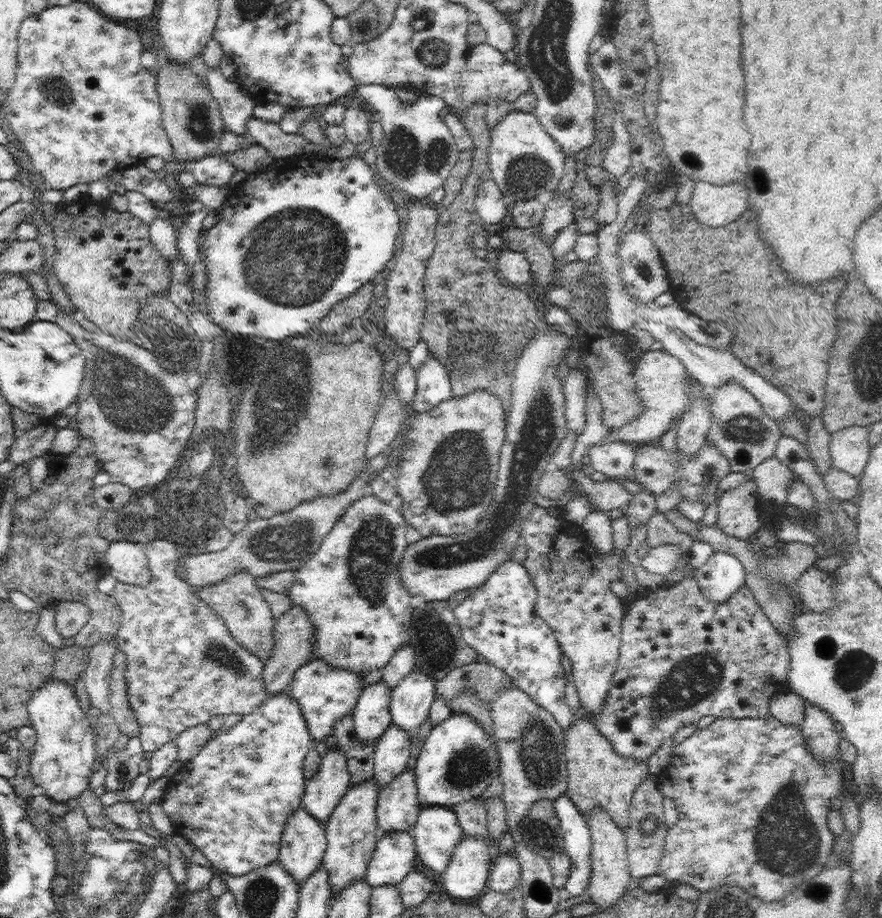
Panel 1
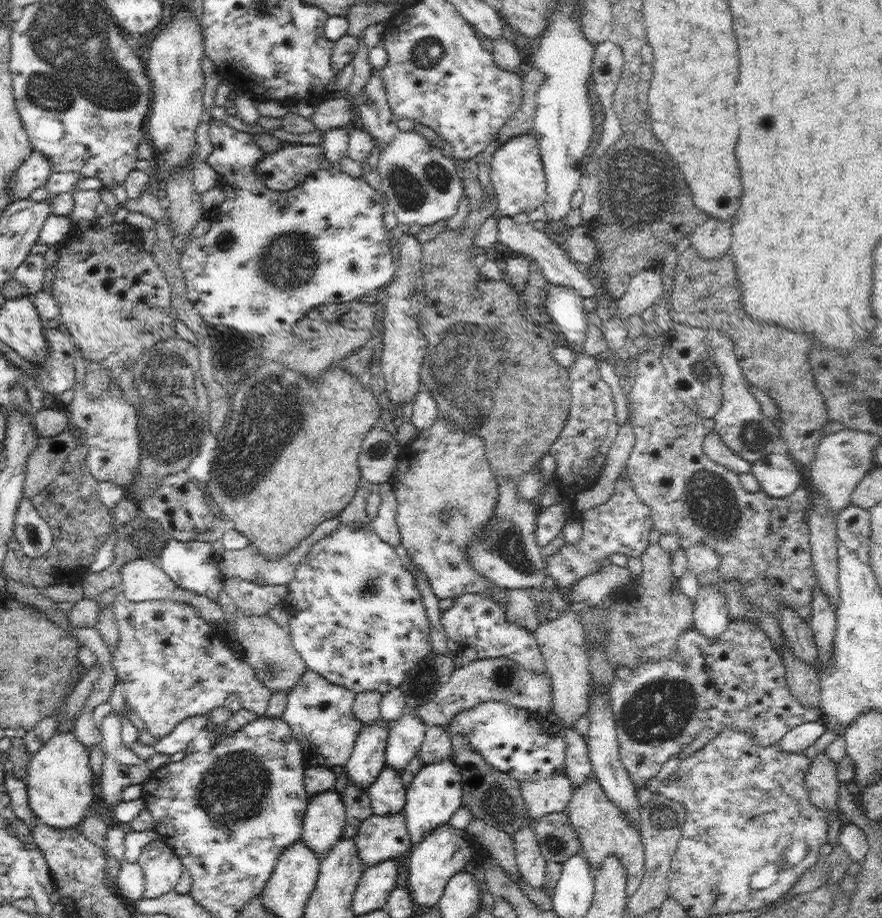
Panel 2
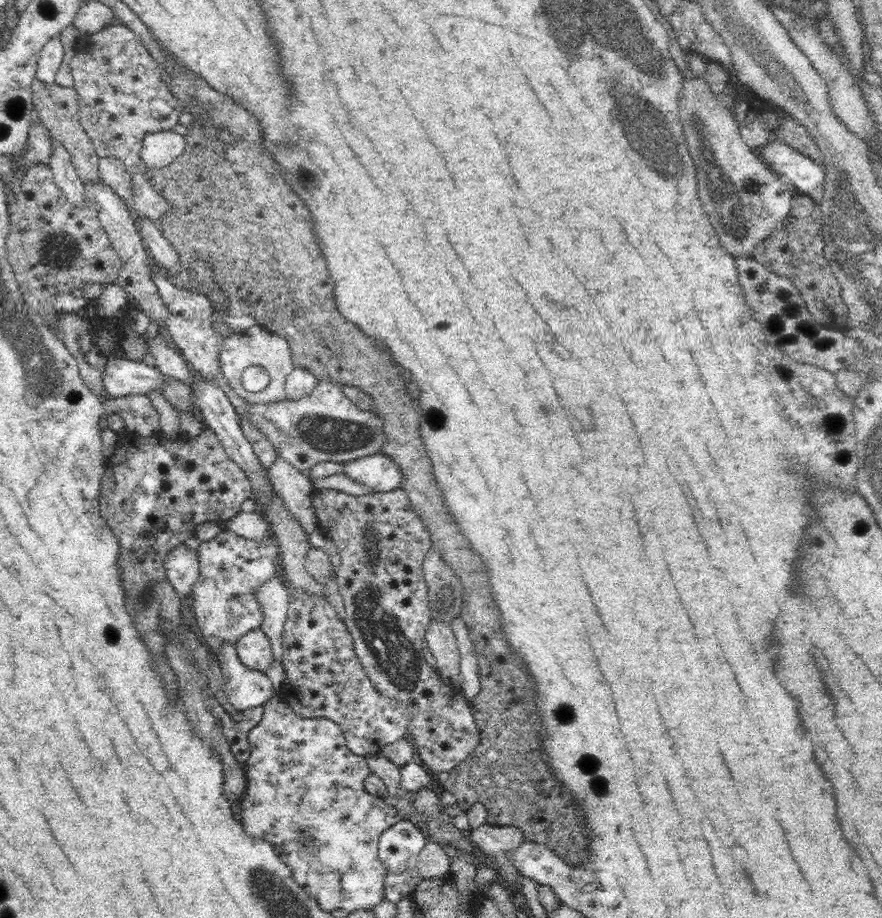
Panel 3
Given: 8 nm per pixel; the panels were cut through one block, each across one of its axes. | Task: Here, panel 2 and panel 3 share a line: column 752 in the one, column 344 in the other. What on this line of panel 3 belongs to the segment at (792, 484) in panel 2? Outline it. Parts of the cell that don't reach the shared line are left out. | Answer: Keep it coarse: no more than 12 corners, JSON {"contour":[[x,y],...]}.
{"contour":[[381,452],[341,472],[375,492],[394,490],[400,467]]}

